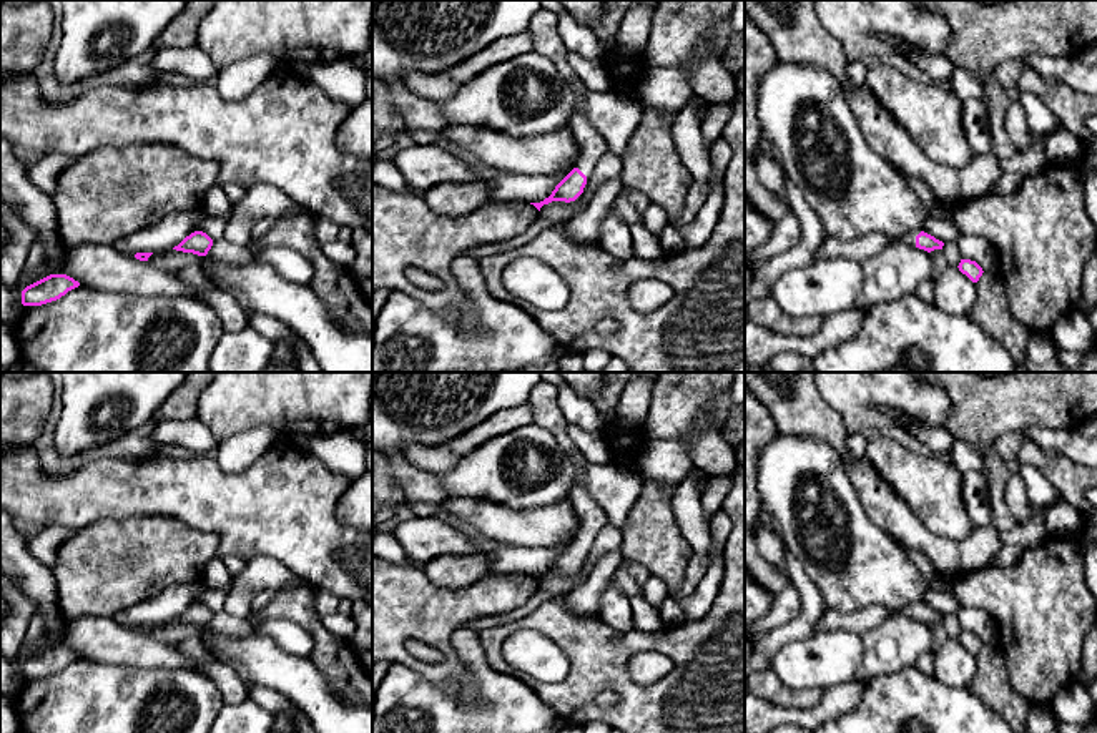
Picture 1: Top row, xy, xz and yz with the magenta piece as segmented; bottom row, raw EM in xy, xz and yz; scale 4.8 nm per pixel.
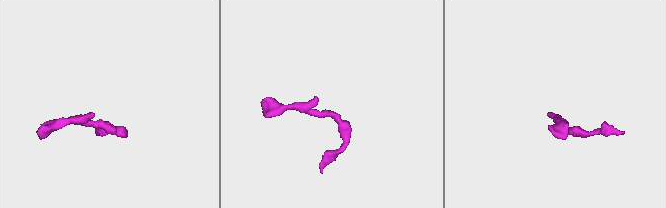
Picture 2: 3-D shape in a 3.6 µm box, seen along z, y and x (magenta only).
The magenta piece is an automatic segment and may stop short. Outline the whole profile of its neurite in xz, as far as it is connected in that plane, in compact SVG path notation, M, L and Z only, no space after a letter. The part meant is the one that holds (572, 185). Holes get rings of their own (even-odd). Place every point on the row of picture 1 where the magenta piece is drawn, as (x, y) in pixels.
M578 106L572 116L570 130L578 143L580 158L575 168L555 186L552 194L540 203L530 203L539 211L552 201L575 201L587 184L587 176L593 171L600 158L608 151L605 138L592 126L585 111Z

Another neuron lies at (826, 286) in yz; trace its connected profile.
M844 258L819 259L785 273L771 298L791 317L829 316L853 307L863 289L861 263Z

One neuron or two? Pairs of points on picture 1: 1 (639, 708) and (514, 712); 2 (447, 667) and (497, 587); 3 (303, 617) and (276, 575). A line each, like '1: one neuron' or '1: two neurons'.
1: two neurons
2: one neuron
3: two neurons

